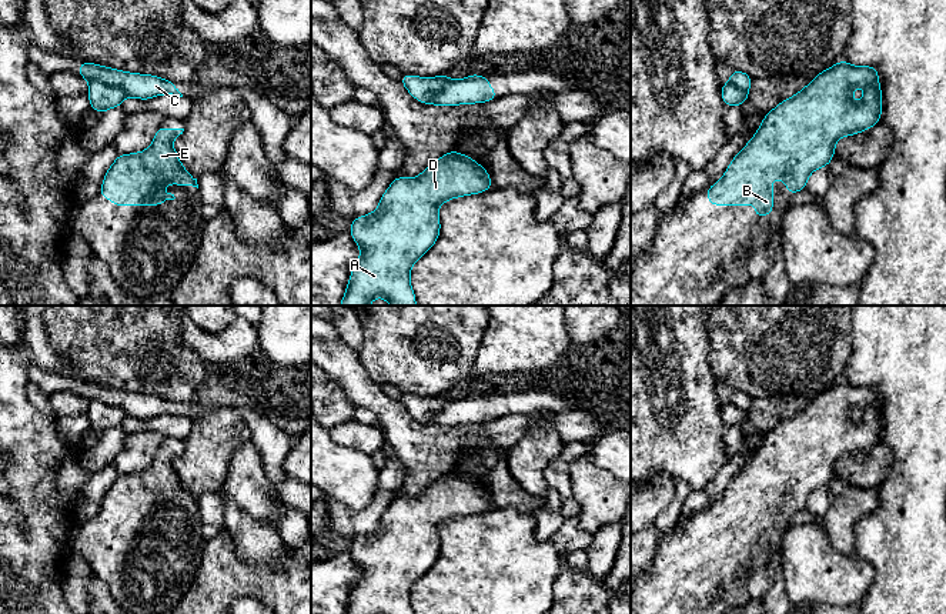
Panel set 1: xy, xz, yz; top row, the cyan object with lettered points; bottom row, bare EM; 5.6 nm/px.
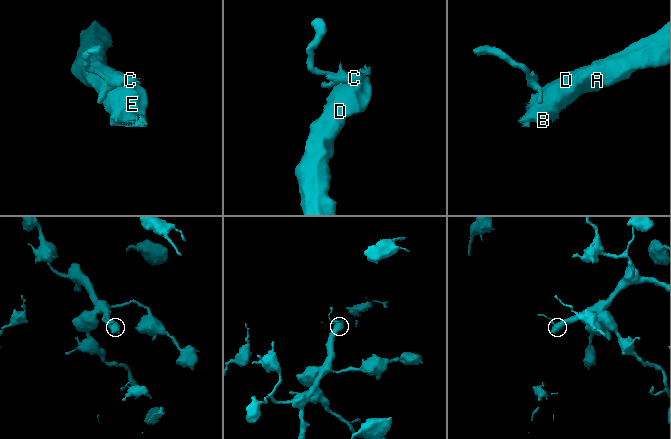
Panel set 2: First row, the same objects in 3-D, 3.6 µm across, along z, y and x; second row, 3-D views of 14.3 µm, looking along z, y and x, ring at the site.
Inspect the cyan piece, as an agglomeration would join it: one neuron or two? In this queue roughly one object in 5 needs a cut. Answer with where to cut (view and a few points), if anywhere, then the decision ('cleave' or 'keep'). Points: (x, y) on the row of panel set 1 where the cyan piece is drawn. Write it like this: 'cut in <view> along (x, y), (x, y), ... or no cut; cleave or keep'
cut in xy along (89, 79), (119, 86), (129, 96); cleave

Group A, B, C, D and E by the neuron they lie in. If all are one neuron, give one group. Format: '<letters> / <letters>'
A B D E / C

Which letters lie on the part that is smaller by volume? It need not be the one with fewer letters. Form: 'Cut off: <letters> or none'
Cut off: C

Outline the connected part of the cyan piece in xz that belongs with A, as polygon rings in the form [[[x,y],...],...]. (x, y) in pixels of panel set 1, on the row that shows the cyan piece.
[[[451,150],[415,178],[395,176],[377,210],[351,220],[350,234],[358,244],[361,256],[351,270],[340,306],[370,306],[375,297],[384,297],[391,306],[417,306],[410,273],[412,264],[428,253],[439,237],[439,206],[451,198],[489,188],[492,188],[489,173],[469,156]]]

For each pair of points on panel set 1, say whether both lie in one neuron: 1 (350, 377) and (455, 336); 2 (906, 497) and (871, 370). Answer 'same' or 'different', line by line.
1: different
2: same

